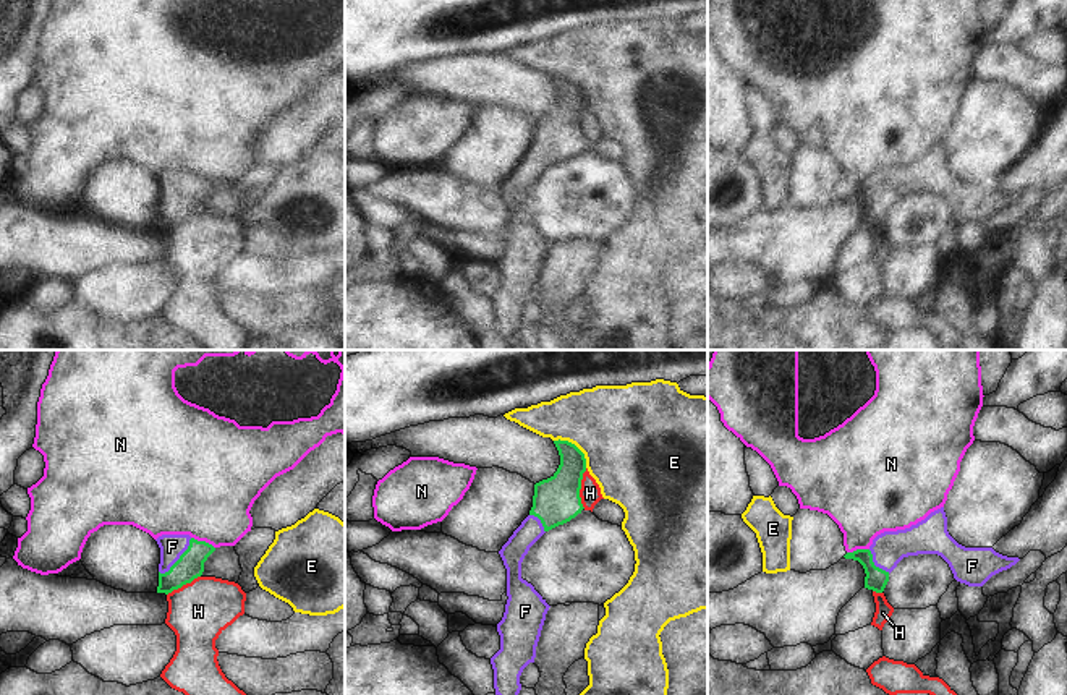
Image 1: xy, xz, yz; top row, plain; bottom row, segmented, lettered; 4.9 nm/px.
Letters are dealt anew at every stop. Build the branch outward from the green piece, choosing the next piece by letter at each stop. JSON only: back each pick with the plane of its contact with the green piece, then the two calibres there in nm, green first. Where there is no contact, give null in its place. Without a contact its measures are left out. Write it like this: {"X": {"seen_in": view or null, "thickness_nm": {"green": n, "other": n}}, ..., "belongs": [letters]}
{"F": {"seen_in": "xy", "thickness_nm": {"green": 140, "other": 120}}, "belongs": ["F"]}

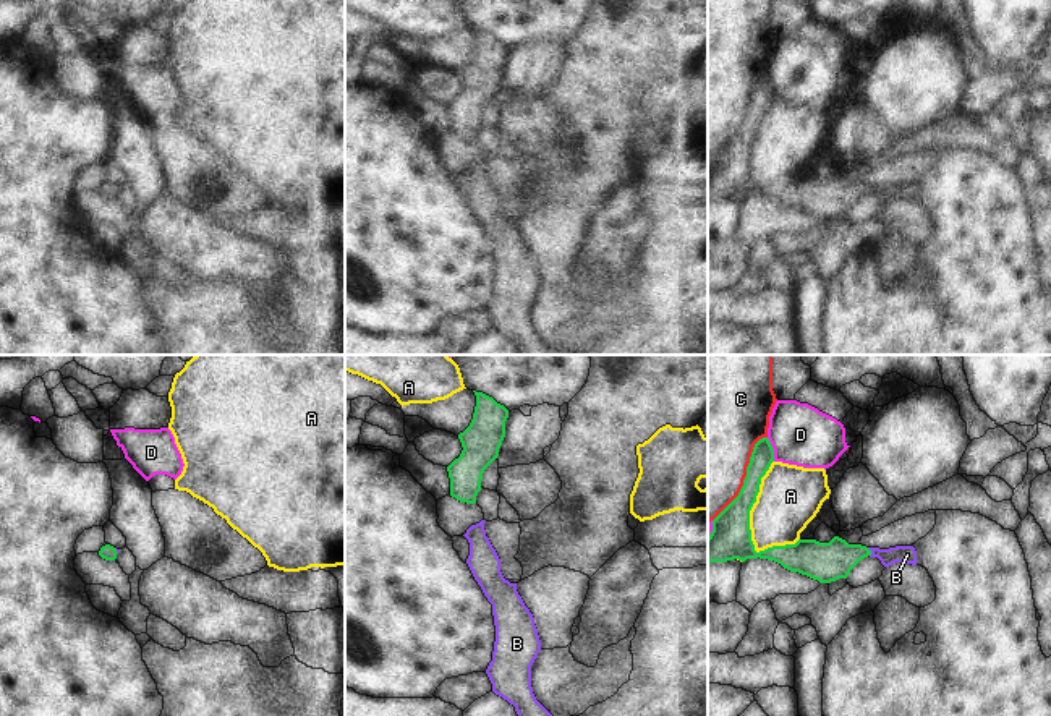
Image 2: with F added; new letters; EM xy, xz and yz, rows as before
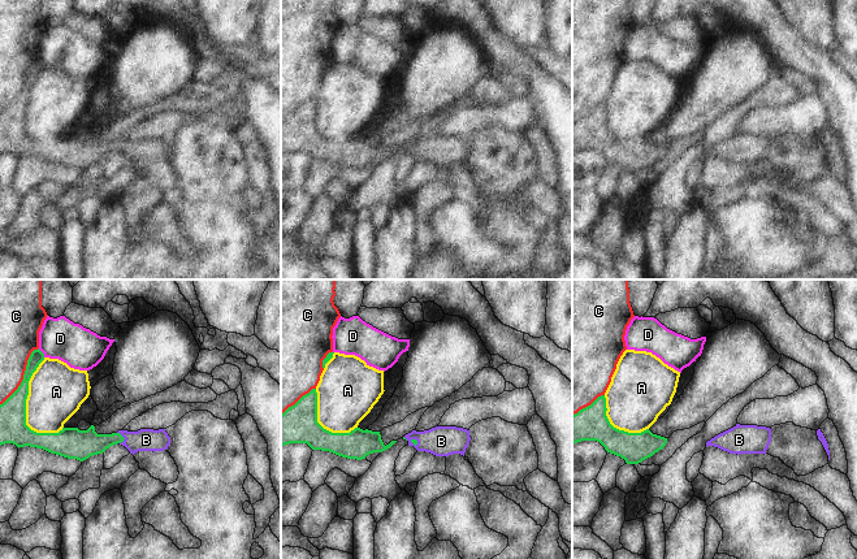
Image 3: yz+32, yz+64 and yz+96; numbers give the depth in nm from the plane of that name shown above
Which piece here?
{"B": {"seen_in": "yz", "thickness_nm": {"green": 200, "other": 80}}, "belongs": ["B"]}

